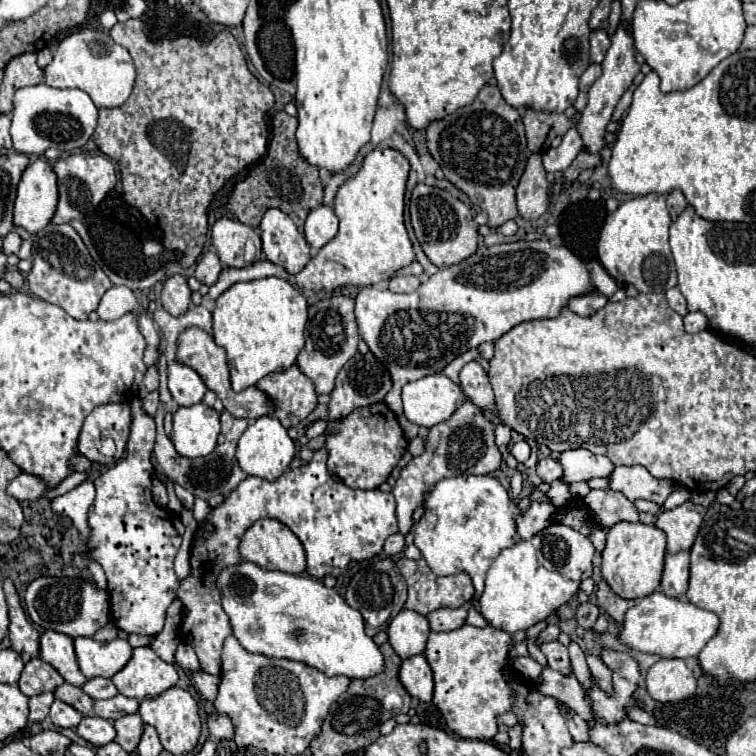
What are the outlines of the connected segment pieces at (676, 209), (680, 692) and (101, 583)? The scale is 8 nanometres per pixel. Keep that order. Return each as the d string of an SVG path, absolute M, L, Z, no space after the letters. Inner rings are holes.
M673 191L667 195L667 209L669 209L669 215L671 219L675 221L679 217L679 213L687 207L687 199L683 197L681 191Z
M659 659L647 671L645 681L649 695L661 703L683 701L697 689L697 679L683 659Z
M89 559L89 571L91 571L91 575L93 575L93 581L97 583L97 587L105 589L105 583L107 583L107 579L105 579L105 573L103 573L103 567L101 567L101 565L97 563L97 561Z

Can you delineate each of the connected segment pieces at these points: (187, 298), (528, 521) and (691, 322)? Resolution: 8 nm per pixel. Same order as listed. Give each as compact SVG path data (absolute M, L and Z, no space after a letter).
M171 275L163 283L161 291L161 305L171 313L171 315L183 315L189 309L191 303L191 289L187 287L187 279L183 275Z
M531 503L529 511L517 519L517 533L521 539L531 539L533 535L541 533L545 527L553 523L555 507L547 503Z
M699 311L687 313L683 317L683 325L685 325L687 333L699 333L699 331L707 329L707 317L703 317L703 313L699 313Z

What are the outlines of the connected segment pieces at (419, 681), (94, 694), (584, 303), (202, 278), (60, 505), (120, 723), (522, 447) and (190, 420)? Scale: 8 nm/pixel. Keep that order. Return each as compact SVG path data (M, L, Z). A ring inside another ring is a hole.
M415 655L403 661L399 669L399 681L407 689L407 693L423 703L429 703L433 697L433 673L423 655ZM403 675L403 681L401 681Z
M93 677L89 679L83 687L81 687L91 699L109 699L109 697L115 697L119 691L115 689L113 681L111 679L105 679L105 677Z
M593 289L593 291L585 293L585 295L571 297L569 303L567 303L567 307L569 307L573 313L581 315L581 317L589 317L589 315L593 315L593 313L599 311L603 305L607 305L607 297L601 295L597 289Z
M207 251L201 261L197 263L197 269L195 269L195 277L199 283L205 283L207 287L211 287L217 279L219 279L219 273L221 273L223 265L219 261L219 257L213 253L213 251Z
M83 481L81 485L77 485L73 491L59 495L51 501L51 509L55 513L67 515L71 517L73 525L77 527L77 531L81 533L81 537L87 541L89 539L89 525L87 525L87 511L89 511L89 501L93 501L95 497L95 487L91 481Z
M133 713L133 715L123 715L123 717L119 717L119 719L113 721L113 727L115 727L115 731L117 731L115 741L117 741L127 753L135 751L137 745L139 745L139 737L141 737L141 733L143 733L143 721L141 721L141 717L139 717L137 713Z
M517 441L517 443L511 445L509 453L517 459L517 463L525 463L527 457L529 457L529 445L525 441Z
M205 403L179 407L173 413L173 443L183 457L205 457L217 445L221 433L219 413Z

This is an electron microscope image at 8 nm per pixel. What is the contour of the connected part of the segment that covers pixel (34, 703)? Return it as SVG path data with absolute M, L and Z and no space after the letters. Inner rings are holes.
M41 693L29 697L29 723L41 723L49 715L49 707L55 701L53 693Z

